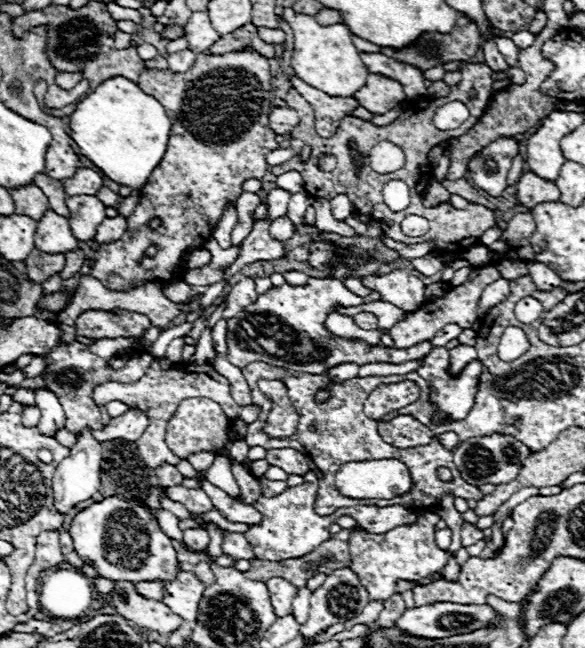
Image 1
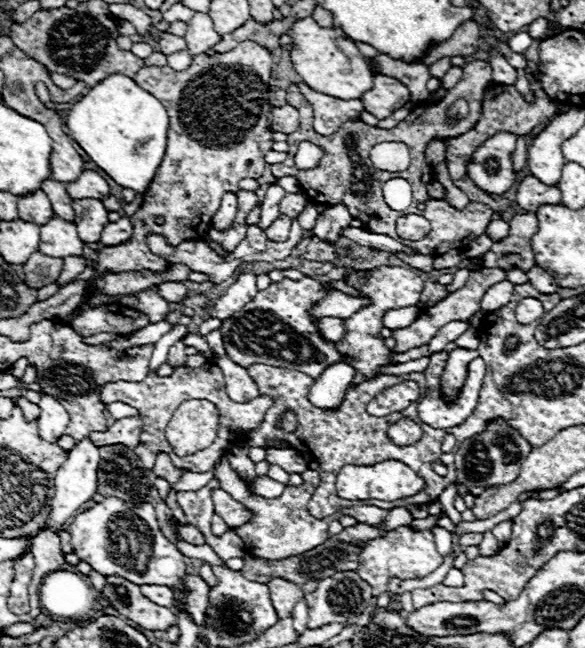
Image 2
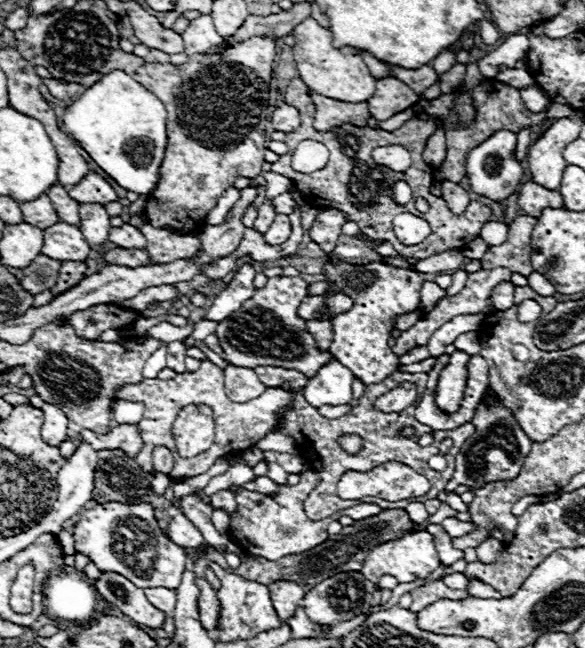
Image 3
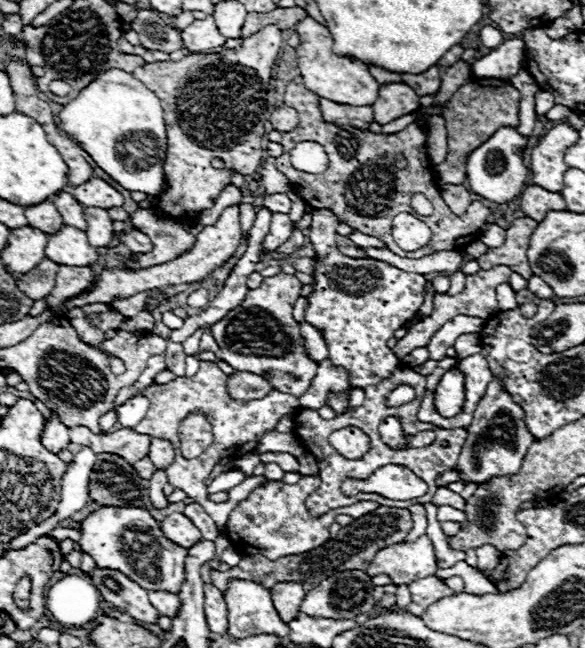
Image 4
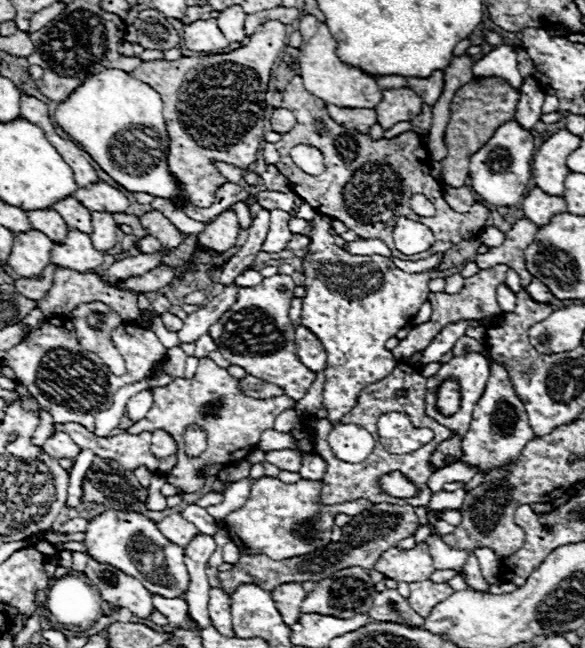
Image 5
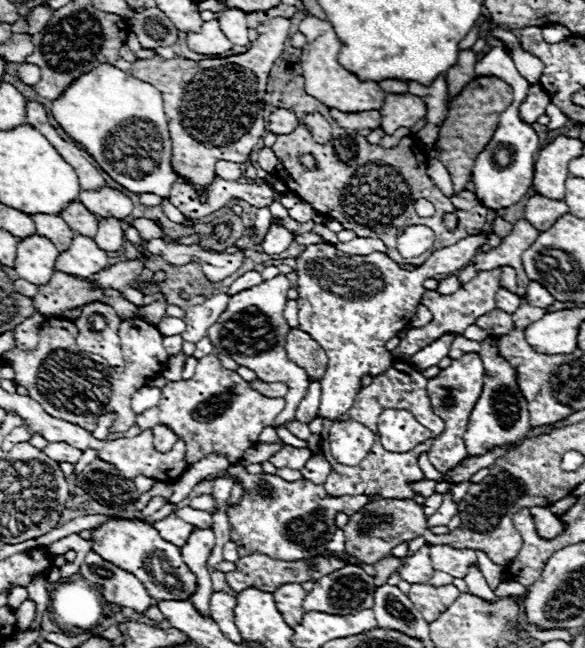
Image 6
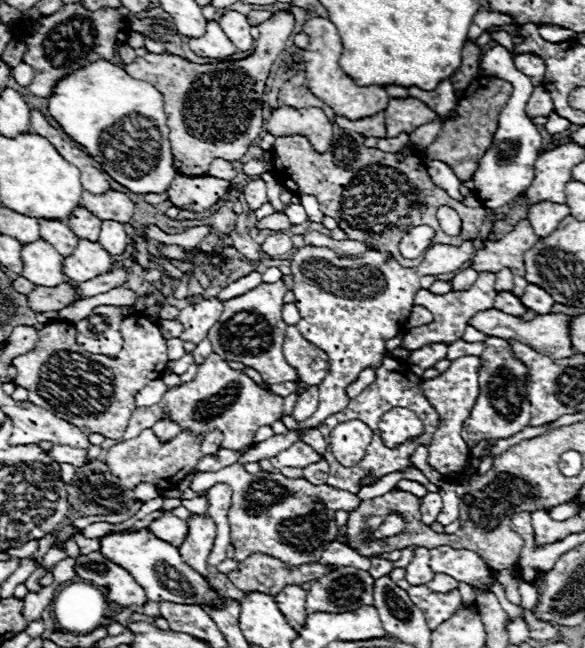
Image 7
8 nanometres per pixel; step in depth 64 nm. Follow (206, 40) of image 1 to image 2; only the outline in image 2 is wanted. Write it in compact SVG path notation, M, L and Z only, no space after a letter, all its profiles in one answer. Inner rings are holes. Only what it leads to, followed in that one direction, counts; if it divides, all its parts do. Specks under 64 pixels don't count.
M196 12L192 16L192 20L188 22L188 30L184 34L184 40L188 44L188 52L192 56L196 54L204 54L208 52L214 44L220 42L220 34L214 30L212 20L208 14Z

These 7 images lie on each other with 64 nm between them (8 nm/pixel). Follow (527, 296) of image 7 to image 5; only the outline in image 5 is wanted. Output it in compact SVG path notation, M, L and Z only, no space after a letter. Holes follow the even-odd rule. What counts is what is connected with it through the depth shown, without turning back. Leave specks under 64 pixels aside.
M532 278L532 282L526 286L526 290L528 290L528 294L530 294L534 300L540 300L540 302L552 302L552 300L554 300L552 292L548 290L548 286L546 286L544 282L536 280L536 278Z

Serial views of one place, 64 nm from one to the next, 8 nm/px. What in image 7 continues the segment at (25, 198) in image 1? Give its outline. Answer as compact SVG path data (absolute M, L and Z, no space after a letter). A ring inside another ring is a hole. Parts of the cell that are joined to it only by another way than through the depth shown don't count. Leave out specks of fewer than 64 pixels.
M38 218L40 224L40 238L48 240L48 244L54 244L54 248L62 256L70 256L72 250L78 244L76 234L68 228L66 222L60 220L48 220L48 218Z

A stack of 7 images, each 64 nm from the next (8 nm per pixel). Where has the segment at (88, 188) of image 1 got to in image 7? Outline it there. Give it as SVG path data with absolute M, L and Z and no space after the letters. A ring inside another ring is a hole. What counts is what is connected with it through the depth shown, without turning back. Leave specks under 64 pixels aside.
M84 190L80 204L100 220L116 220L124 224L130 222L134 214L134 202L116 190L108 190L104 194L90 194Z

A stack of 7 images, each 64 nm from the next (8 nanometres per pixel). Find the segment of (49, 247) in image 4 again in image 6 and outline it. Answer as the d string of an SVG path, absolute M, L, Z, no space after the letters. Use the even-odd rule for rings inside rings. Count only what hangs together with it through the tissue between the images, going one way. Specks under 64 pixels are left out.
M74 234L70 248L58 254L54 266L56 270L68 272L80 278L88 278L108 266L108 254L100 250L92 238Z

